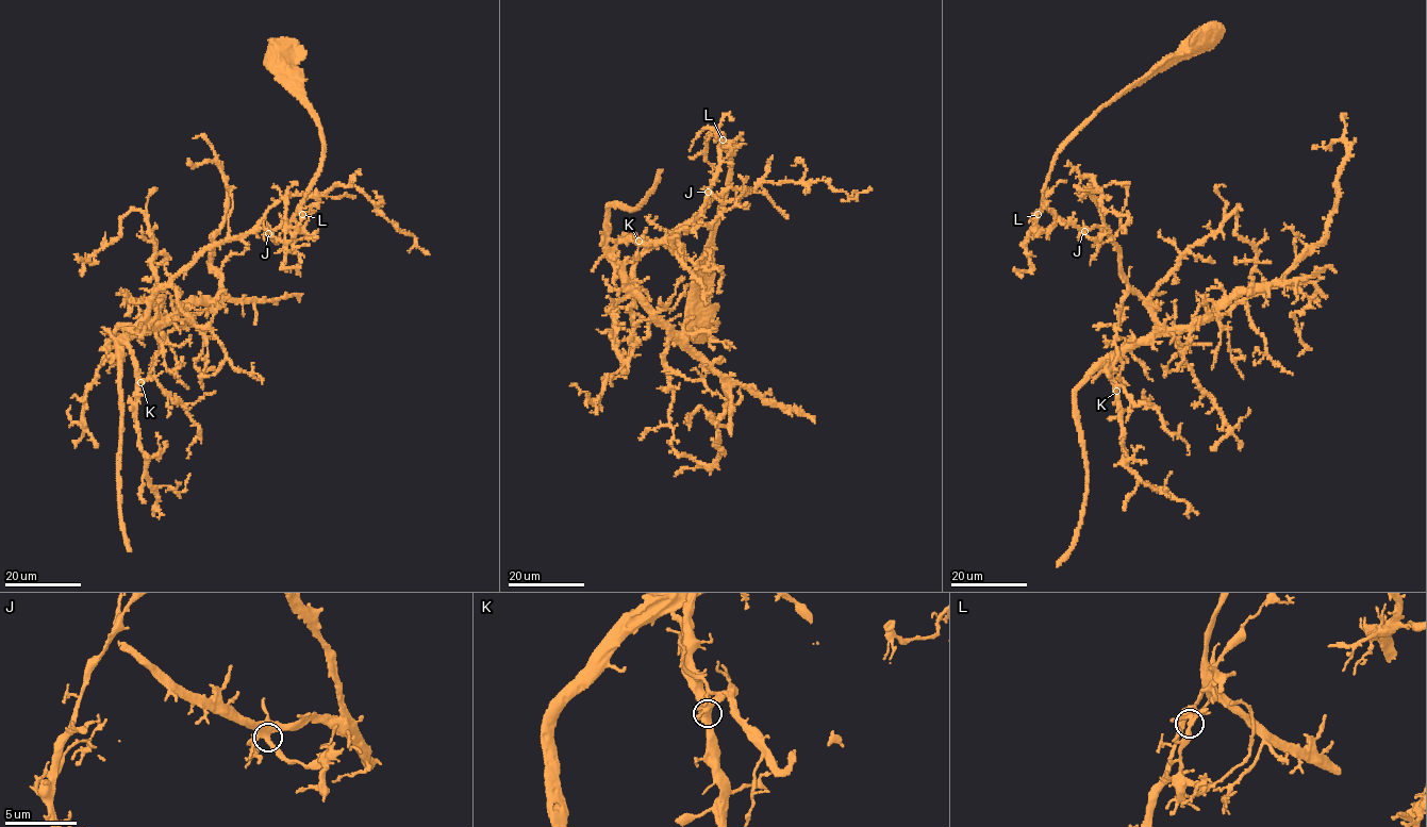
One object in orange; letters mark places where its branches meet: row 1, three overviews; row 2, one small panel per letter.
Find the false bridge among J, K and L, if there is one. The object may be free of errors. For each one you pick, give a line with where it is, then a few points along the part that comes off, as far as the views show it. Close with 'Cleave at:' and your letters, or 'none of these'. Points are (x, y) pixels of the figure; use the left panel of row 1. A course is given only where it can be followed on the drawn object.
L: Place: (302, 214). Course of the part to remove: (302, 215), (297, 227), (288, 228), (285, 233), (283, 268), (294, 267), (300, 276)
Cleave at: L

